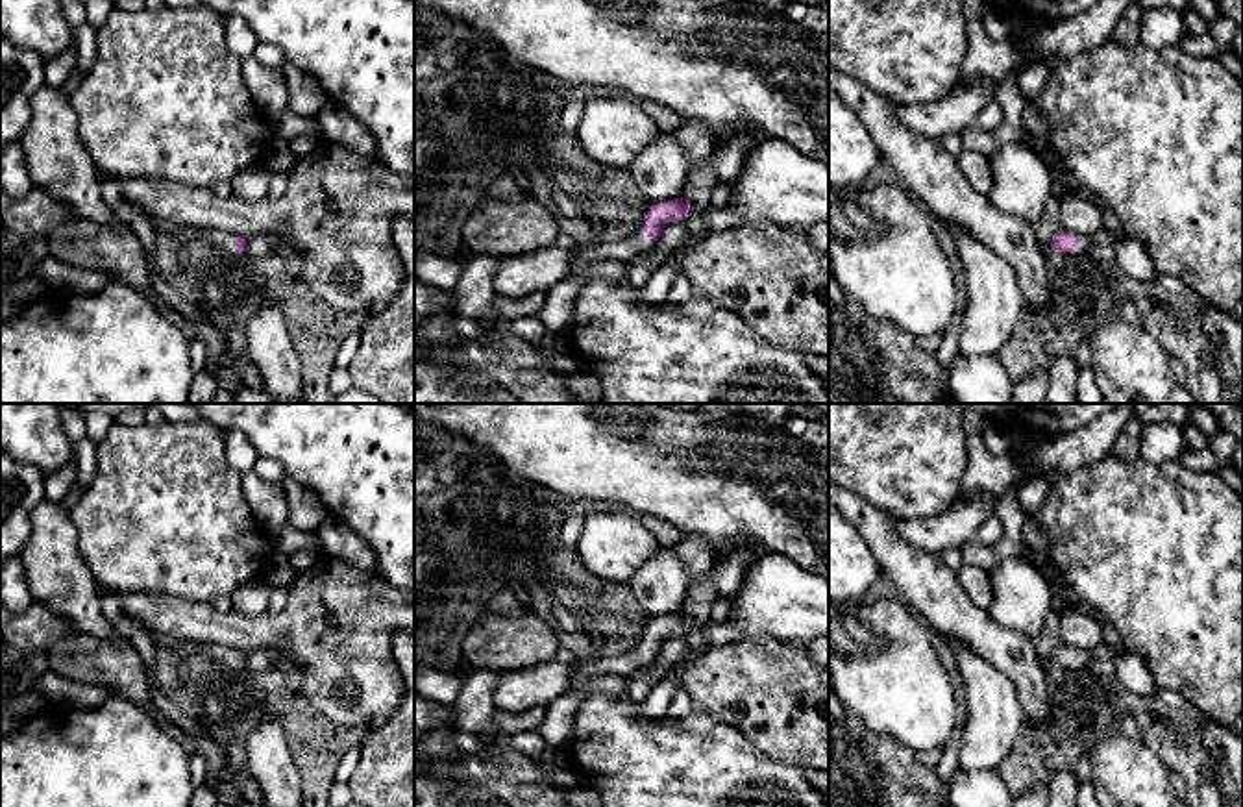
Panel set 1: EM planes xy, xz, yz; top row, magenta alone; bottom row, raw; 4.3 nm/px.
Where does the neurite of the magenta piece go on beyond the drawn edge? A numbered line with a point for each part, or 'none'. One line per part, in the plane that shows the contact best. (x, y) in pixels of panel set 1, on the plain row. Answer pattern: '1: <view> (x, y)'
1: xy (222, 654)

